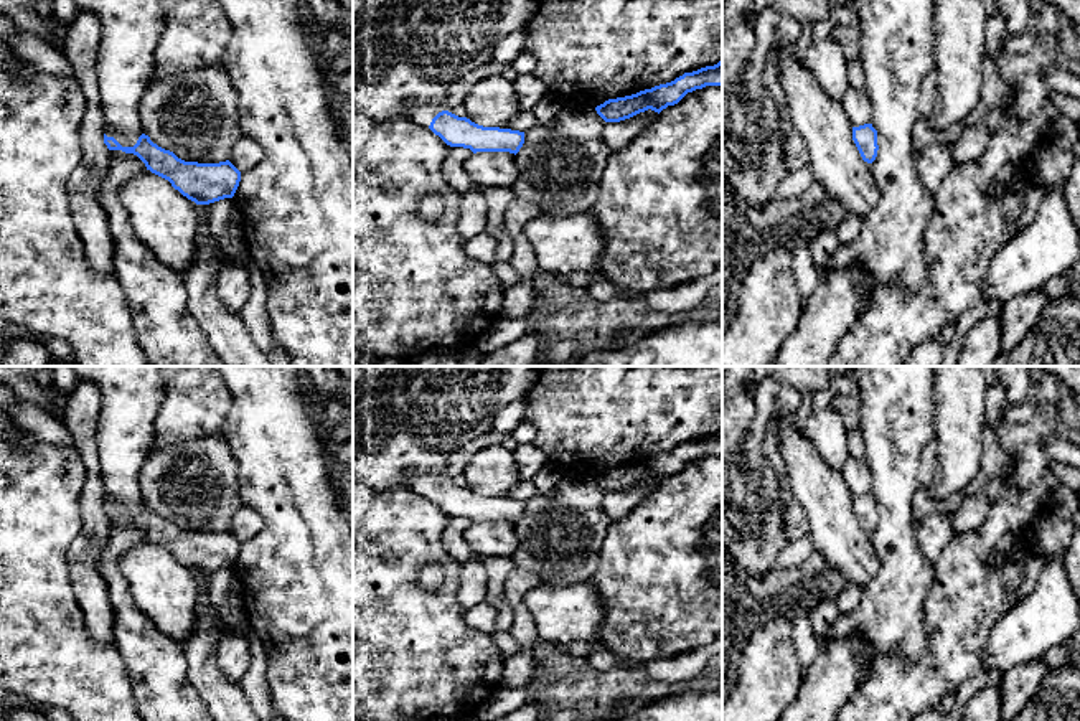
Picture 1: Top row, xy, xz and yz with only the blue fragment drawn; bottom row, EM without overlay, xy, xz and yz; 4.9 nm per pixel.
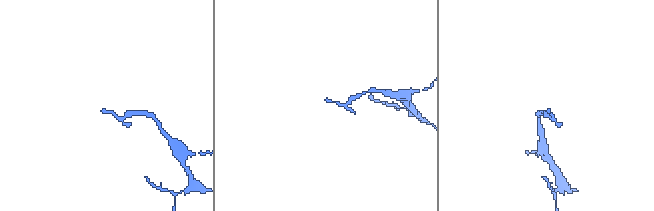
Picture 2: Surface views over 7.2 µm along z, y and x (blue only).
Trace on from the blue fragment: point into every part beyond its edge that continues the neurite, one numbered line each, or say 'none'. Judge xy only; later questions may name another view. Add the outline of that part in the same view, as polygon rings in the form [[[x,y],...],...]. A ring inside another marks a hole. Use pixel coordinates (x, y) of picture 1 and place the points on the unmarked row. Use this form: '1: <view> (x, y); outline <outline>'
none

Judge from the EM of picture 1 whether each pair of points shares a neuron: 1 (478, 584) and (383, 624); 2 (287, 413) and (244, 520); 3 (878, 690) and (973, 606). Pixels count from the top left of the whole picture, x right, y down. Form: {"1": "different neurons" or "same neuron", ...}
{"1": "different neurons", "2": "different neurons", "3": "same neuron"}

